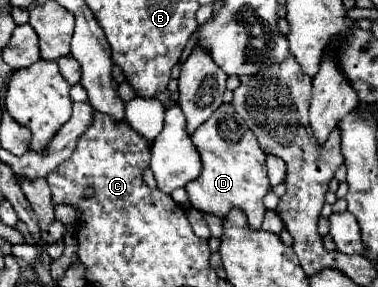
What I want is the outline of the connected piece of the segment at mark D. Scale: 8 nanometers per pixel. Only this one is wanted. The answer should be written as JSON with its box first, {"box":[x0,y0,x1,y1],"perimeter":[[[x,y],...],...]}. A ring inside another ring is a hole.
{"box":[185,104,271,230],"perimeter":[[[221,104],[213,116],[195,130],[191,140],[199,150],[203,172],[197,180],[185,186],[189,204],[203,214],[213,214],[219,218],[227,218],[233,208],[239,208],[247,216],[247,226],[259,230],[265,216],[263,196],[271,188],[267,180],[265,152],[259,148],[257,138],[247,124],[237,116],[235,108],[231,104]]]}

